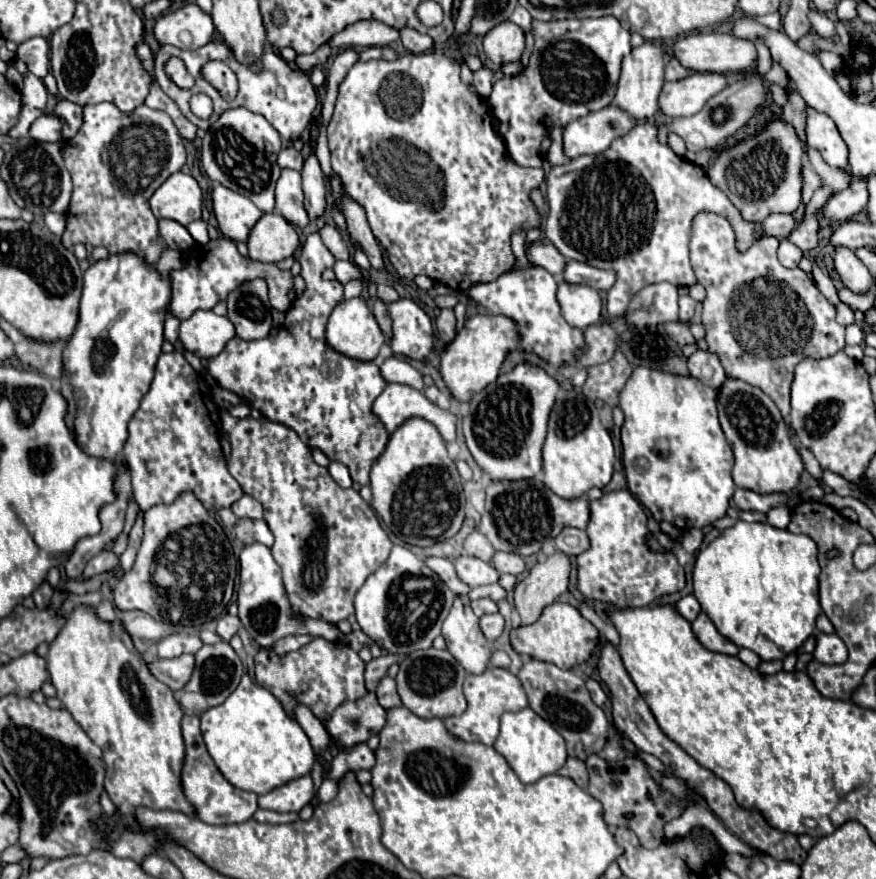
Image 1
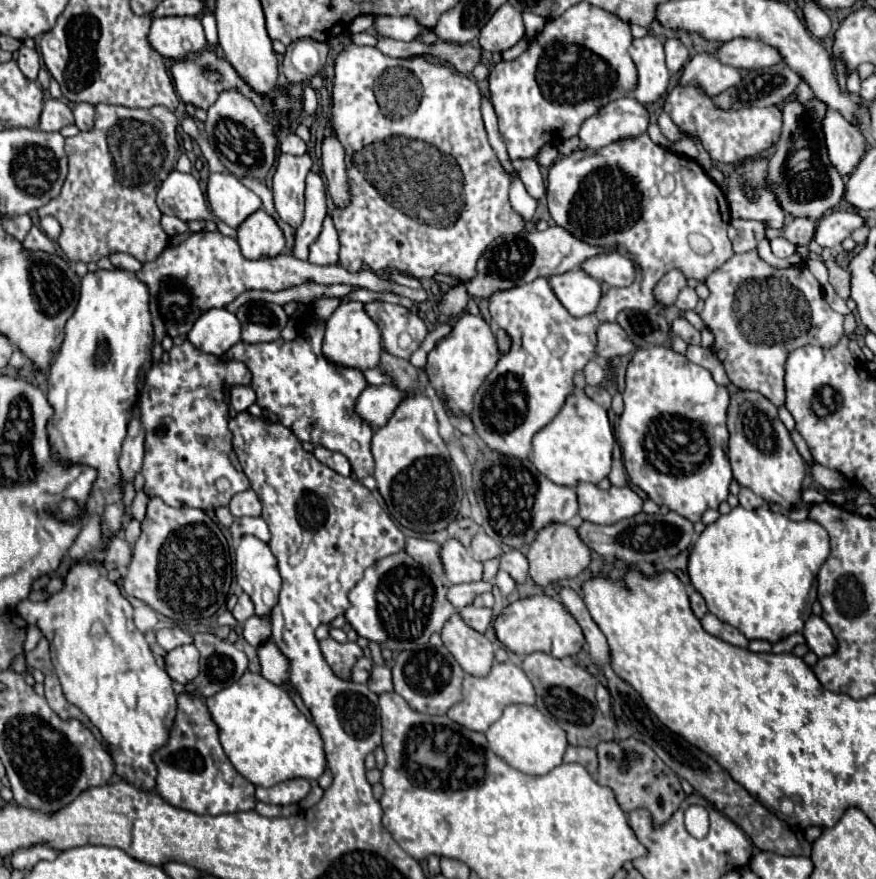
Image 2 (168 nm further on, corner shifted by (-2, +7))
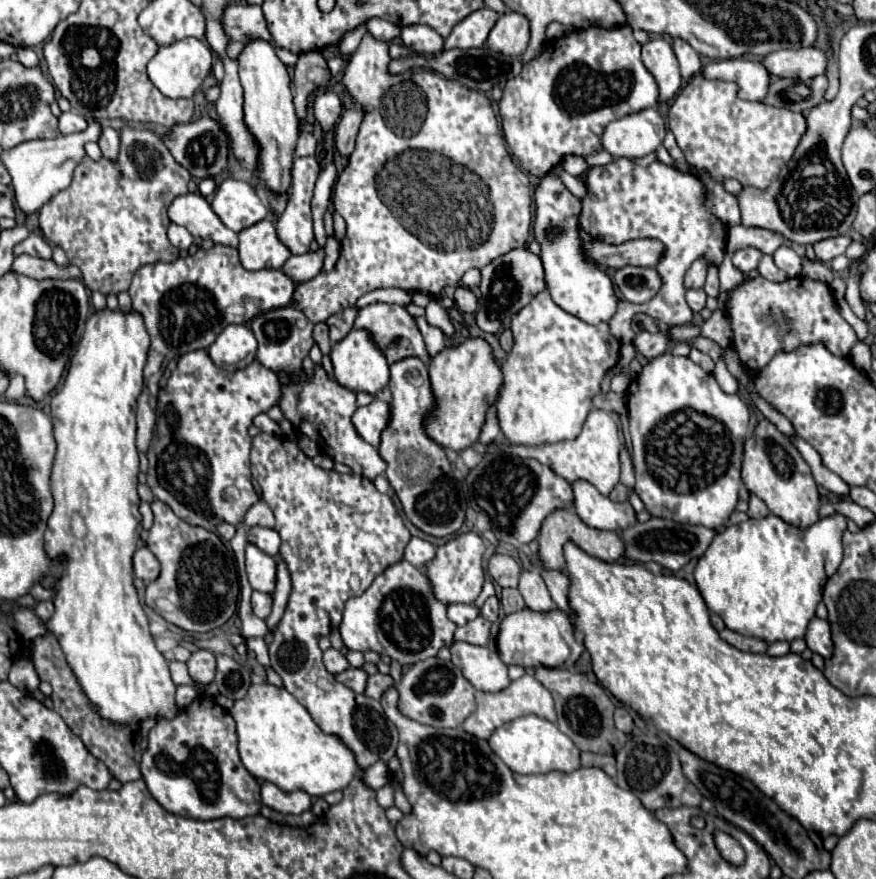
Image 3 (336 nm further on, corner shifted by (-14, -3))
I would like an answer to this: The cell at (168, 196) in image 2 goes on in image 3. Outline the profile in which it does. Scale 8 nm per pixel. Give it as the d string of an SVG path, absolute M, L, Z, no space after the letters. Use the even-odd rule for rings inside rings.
M199 193L175 197L169 207L169 219L185 227L195 239L211 239L213 243L237 247L237 233L221 223L211 205Z

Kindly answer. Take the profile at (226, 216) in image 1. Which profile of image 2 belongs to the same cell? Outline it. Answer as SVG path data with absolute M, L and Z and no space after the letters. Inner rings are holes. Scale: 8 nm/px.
M211 173L207 199L213 215L229 227L239 227L249 215L261 209L261 199L231 173Z

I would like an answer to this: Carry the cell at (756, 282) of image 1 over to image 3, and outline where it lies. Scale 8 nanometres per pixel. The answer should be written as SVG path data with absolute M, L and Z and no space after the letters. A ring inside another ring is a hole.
M763 277L745 279L729 293L727 313L733 327L733 345L741 365L753 373L759 373L771 361L775 351L781 349L791 351L795 347L821 341L833 355L847 357L859 341L853 327L837 311L835 297L827 283L807 277L787 279L783 283L773 283Z

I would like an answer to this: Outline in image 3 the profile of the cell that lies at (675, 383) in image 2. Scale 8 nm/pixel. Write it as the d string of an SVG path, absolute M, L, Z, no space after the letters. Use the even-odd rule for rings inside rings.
M663 353L651 359L627 389L629 429L633 439L635 491L653 517L673 519L677 523L721 527L735 511L741 487L743 443L749 427L749 409L739 395L727 395L719 389L715 377L705 373L689 357Z

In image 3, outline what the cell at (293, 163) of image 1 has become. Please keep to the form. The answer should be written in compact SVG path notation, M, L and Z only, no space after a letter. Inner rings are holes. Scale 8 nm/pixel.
M301 131L299 133L299 141L297 141L297 149L295 149L295 155L297 157L305 157L305 155L315 155L317 151L317 141L311 133L307 131Z

